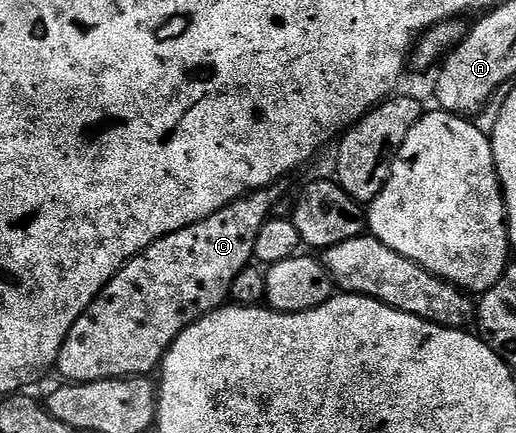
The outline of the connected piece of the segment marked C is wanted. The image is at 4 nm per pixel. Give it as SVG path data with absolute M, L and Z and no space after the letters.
M269 185L242 195L213 215L207 215L202 221L154 241L139 255L128 260L116 276L104 284L104 288L78 317L78 321L74 321L54 361L55 370L60 370L65 380L74 383L92 383L95 379L117 377L144 377L155 372L163 363L168 346L191 323L221 306L229 298L234 277L238 277L238 273L242 273L242 269L253 262L254 241L258 241L258 229L262 229L277 201L276 189Z

